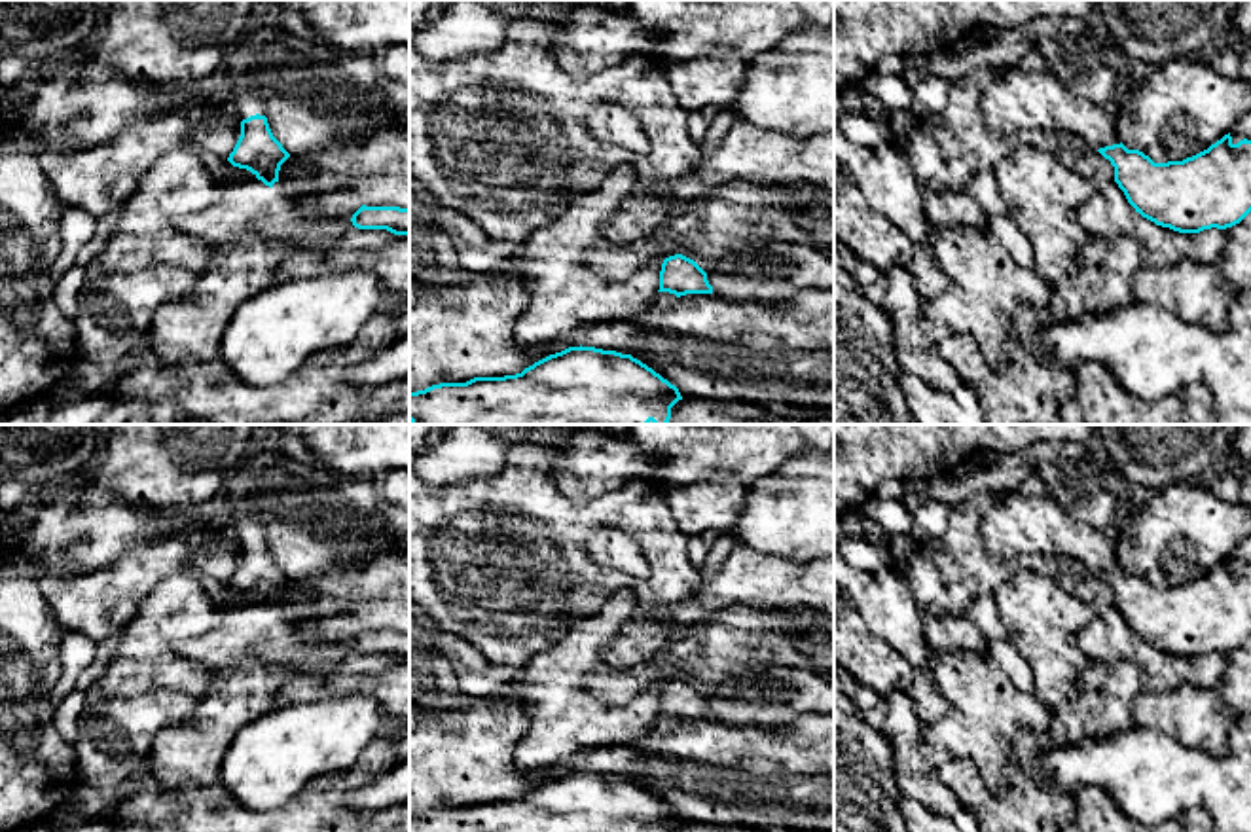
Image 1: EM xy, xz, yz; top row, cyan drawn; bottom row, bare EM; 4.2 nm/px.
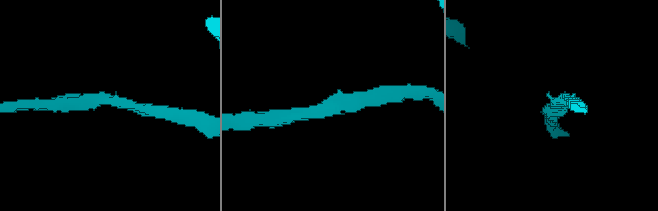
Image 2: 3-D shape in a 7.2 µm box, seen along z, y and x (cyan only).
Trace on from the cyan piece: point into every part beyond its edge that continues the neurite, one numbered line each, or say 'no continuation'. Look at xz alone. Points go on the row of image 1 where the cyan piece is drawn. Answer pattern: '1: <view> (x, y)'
no continuation

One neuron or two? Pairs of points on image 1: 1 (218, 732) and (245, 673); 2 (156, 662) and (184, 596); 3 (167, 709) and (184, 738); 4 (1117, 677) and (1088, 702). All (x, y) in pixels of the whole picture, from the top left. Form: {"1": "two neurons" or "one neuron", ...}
{"1": "one neuron", "2": "one neuron", "3": "two neurons", "4": "one neuron"}

